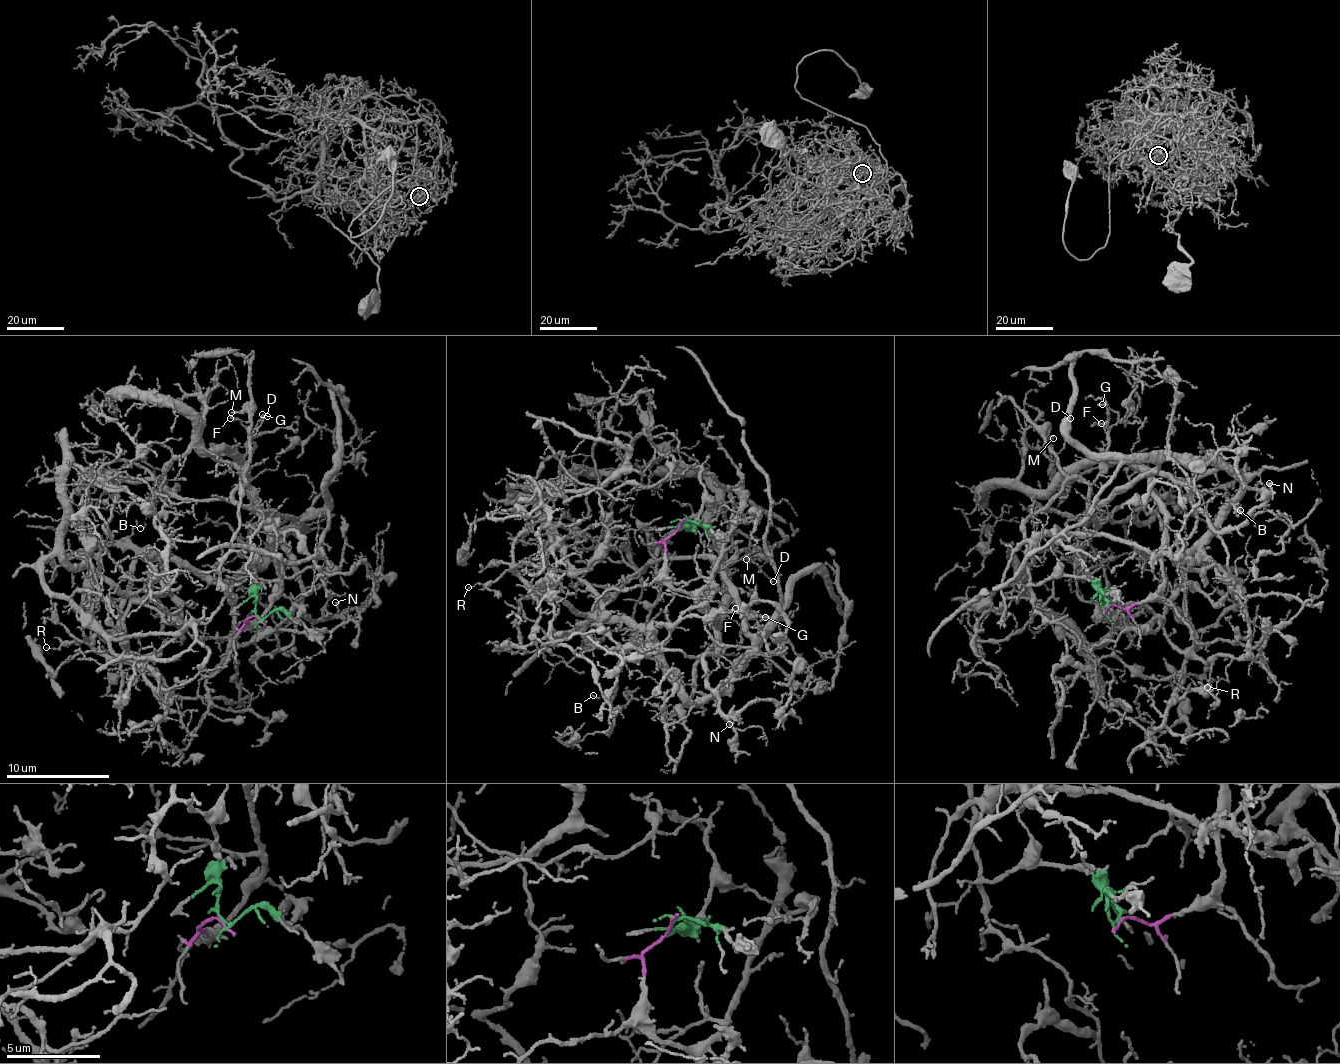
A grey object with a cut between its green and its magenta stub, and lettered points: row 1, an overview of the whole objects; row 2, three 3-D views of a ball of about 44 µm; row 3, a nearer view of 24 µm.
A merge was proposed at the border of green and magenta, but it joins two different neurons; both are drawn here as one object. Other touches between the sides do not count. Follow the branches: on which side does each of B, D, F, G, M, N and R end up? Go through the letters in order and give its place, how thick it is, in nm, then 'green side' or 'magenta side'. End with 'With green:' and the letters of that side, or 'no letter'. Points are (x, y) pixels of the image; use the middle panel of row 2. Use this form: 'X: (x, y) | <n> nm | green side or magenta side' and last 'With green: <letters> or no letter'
B: (593, 695) | 110 nm | green side
D: (773, 581) | 110 nm | green side
F: (735, 608) | 90 nm | magenta side
G: (765, 617) | 170 nm | magenta side
M: (746, 559) | 130 nm | green side
N: (729, 724) | 180 nm | magenta side
R: (468, 587) | 90 nm | green side
With green: B, D, M, R

